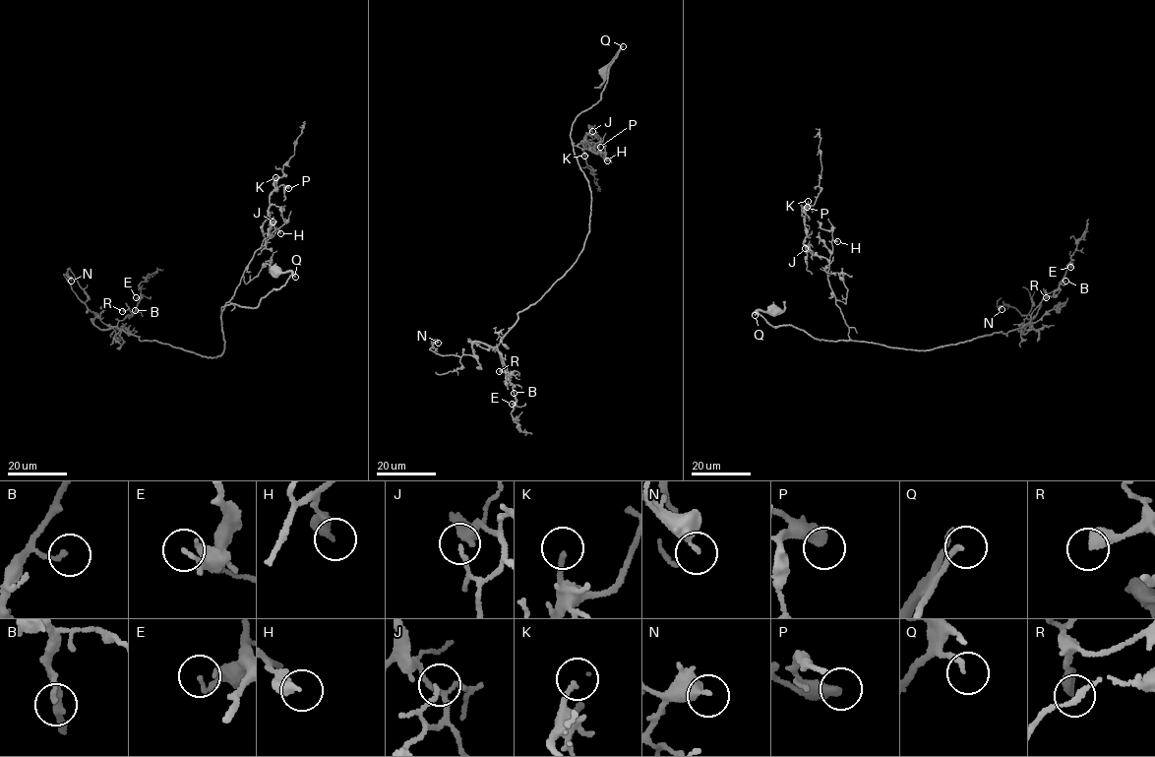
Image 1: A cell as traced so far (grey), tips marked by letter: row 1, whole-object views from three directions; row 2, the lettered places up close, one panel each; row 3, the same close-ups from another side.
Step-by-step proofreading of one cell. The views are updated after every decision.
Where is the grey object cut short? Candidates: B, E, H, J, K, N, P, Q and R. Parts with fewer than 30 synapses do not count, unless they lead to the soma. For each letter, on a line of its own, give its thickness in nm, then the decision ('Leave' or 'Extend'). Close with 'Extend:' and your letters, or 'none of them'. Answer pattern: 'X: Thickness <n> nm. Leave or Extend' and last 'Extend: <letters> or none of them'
B: Thickness 140 nm. Leave
E: Thickness 140 nm. Leave
H: Thickness 380 nm. Leave
J: Thickness 100 nm. Leave
K: Thickness 140 nm. Leave
N: Thickness 360 nm. Leave
P: Thickness 460 nm. Extend
Q: Thickness 180 nm. Leave
R: Thickness 400 nm. Leave
Extend: P

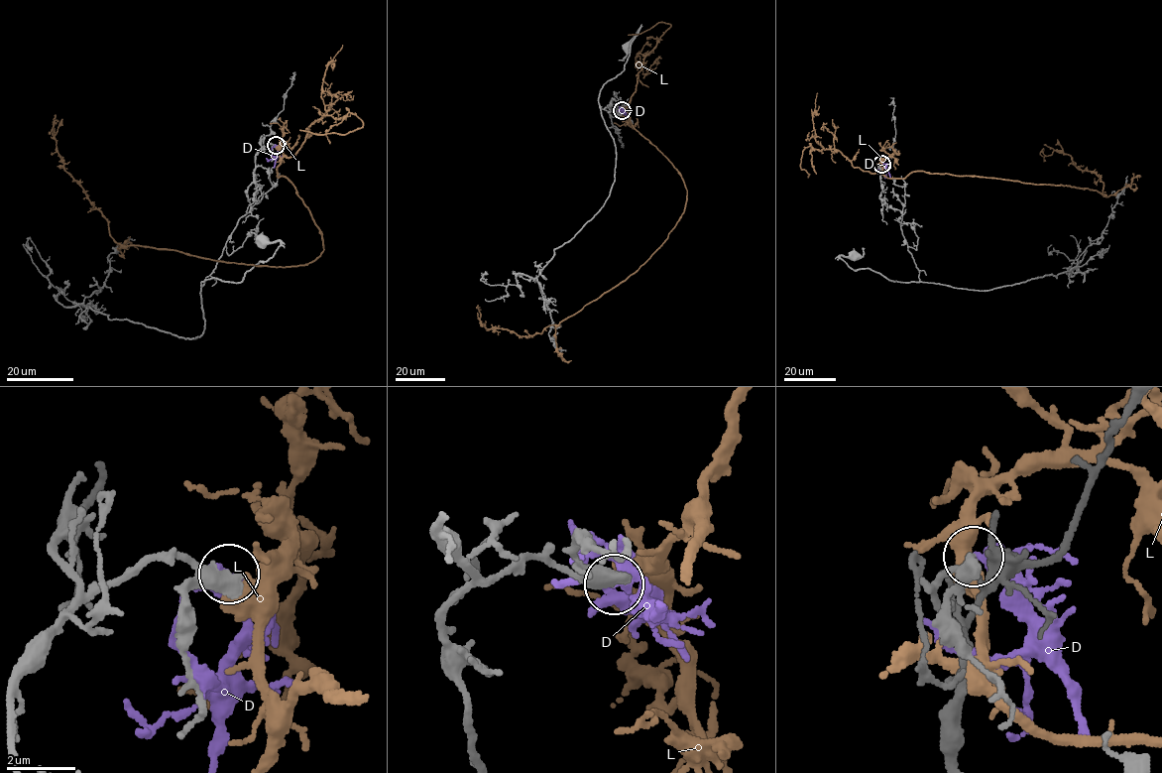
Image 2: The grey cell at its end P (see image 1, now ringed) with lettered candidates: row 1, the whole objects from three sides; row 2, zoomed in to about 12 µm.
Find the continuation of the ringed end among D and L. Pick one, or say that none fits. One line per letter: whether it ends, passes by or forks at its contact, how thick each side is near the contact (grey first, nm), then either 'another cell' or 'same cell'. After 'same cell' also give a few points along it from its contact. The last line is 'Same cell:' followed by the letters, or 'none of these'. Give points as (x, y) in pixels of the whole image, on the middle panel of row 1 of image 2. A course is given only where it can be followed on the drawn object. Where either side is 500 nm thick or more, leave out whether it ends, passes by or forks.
D: it passes by | 440/240 nm | another cell
L: it passes by | 380/480 nm | another cell
Same cell: none of these

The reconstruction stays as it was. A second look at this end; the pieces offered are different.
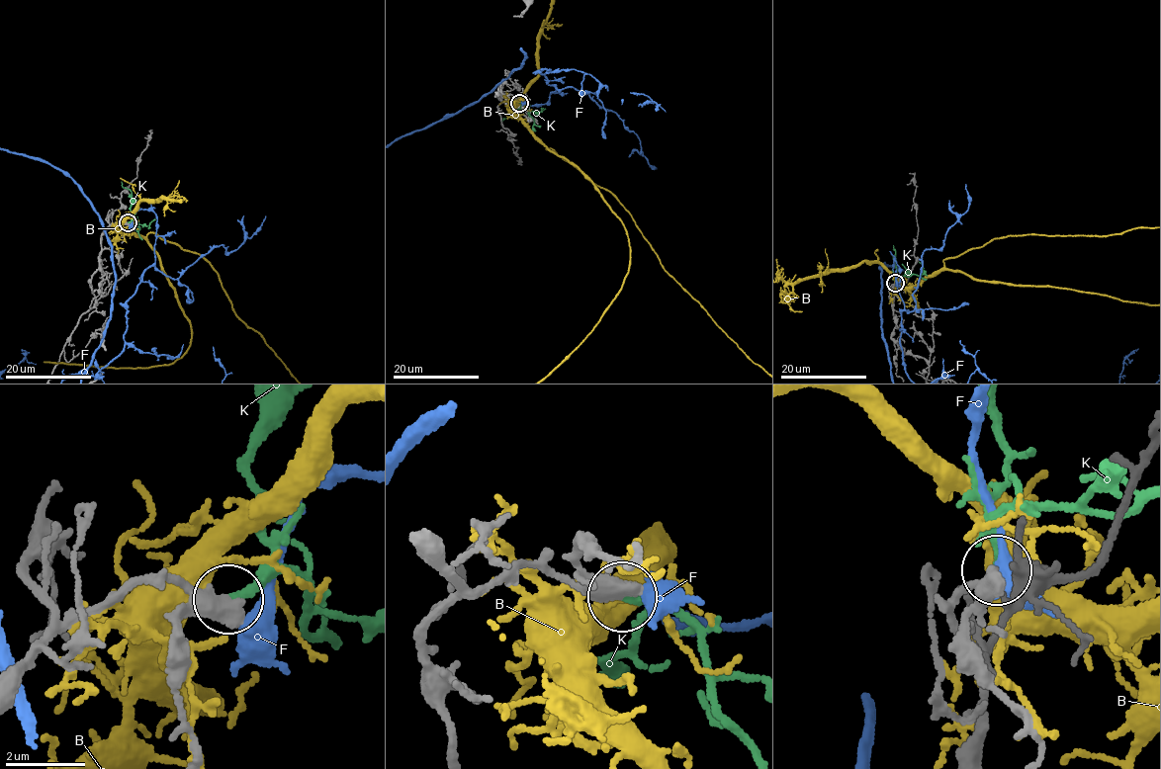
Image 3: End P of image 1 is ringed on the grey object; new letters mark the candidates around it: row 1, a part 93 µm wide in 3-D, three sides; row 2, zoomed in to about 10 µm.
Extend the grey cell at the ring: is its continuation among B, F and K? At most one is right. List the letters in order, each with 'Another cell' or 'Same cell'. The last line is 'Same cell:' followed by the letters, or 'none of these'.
B: Another cell
F: Another cell
K: Same cell
Same cell: K

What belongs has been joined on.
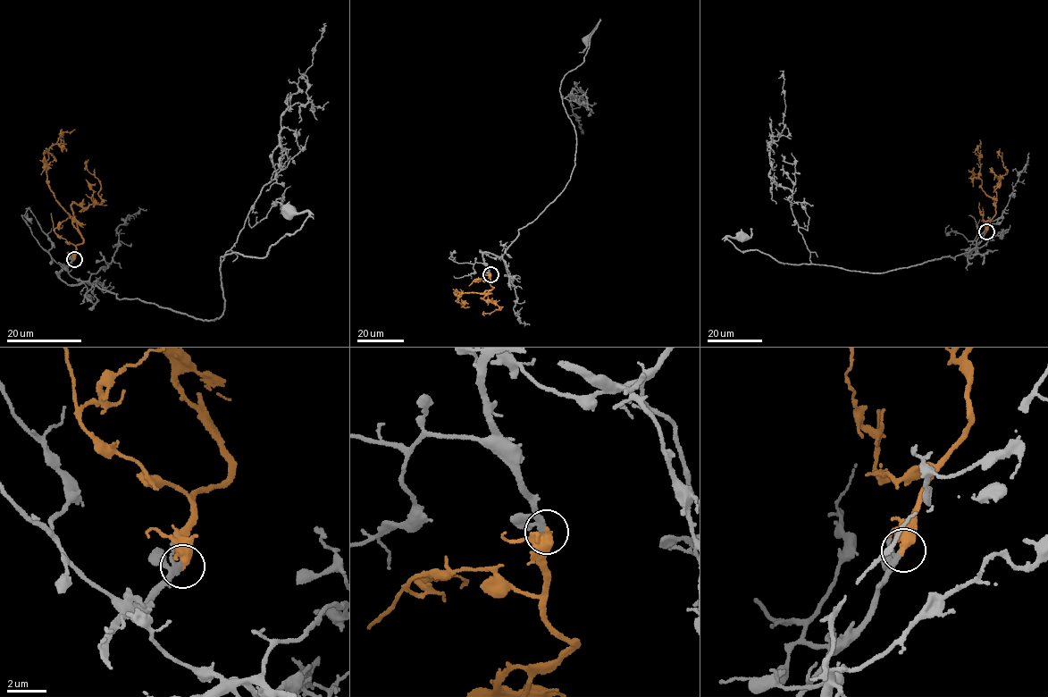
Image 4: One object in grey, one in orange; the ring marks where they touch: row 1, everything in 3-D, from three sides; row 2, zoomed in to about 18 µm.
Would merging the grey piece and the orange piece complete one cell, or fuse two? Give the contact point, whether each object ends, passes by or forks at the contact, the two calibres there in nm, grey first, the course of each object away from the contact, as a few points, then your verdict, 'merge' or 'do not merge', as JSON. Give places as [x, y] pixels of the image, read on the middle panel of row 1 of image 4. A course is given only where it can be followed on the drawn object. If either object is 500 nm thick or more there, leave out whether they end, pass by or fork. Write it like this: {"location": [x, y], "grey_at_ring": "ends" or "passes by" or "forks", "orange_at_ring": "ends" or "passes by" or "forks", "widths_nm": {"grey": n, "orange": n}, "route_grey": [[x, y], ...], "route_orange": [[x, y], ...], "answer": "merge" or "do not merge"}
{"location": [490, 274], "widths_nm": {"grey": 200, "orange": 500}, "route_grey": [[490, 274], [483, 254], [501, 256], [570, 179], [576, 132], [560, 86], [583, 62], [598, 24], [585, 41]], "route_orange": [[490, 274], [491, 289], [481, 294], [465, 292], [458, 296], [457, 302], [469, 306]], "answer": "merge"}

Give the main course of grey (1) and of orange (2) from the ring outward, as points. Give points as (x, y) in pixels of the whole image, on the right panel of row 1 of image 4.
1: (986, 231), (973, 256), (976, 247), (881, 272), (784, 264), (740, 251), (726, 237), (742, 235)
2: (986, 231), (995, 206), (993, 198), (982, 189), (978, 176), (979, 139)

